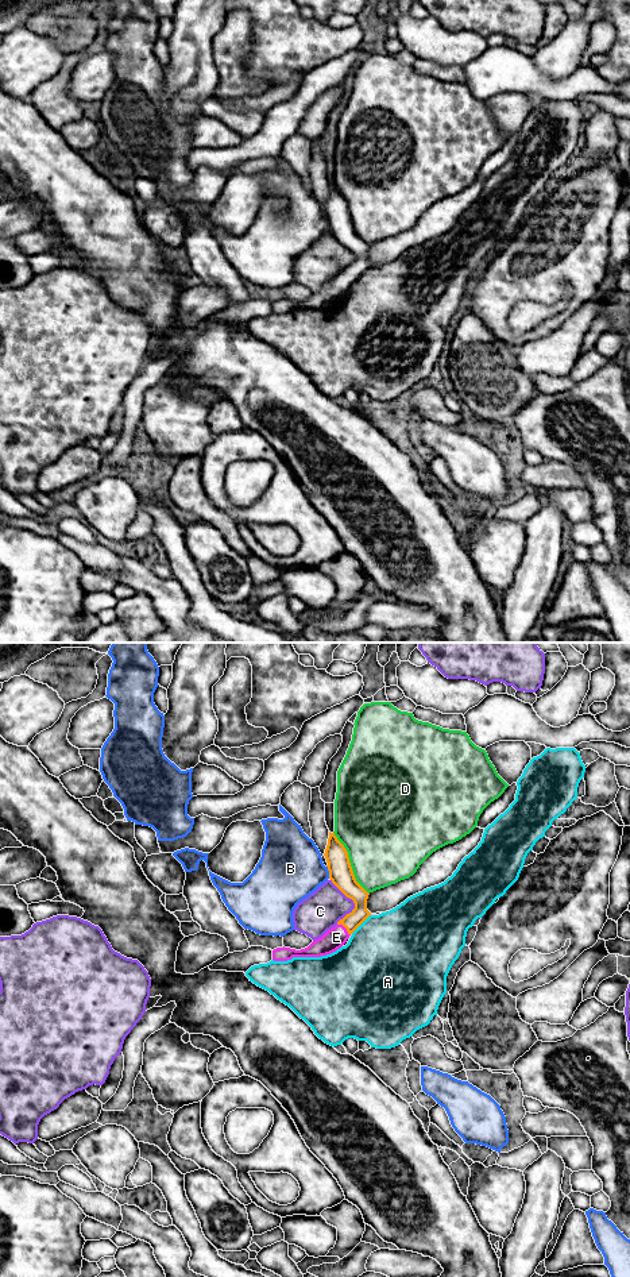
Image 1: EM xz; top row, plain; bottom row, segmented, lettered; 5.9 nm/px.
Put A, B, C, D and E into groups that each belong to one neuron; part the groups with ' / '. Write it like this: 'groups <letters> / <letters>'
groups A / B / C / D / E

